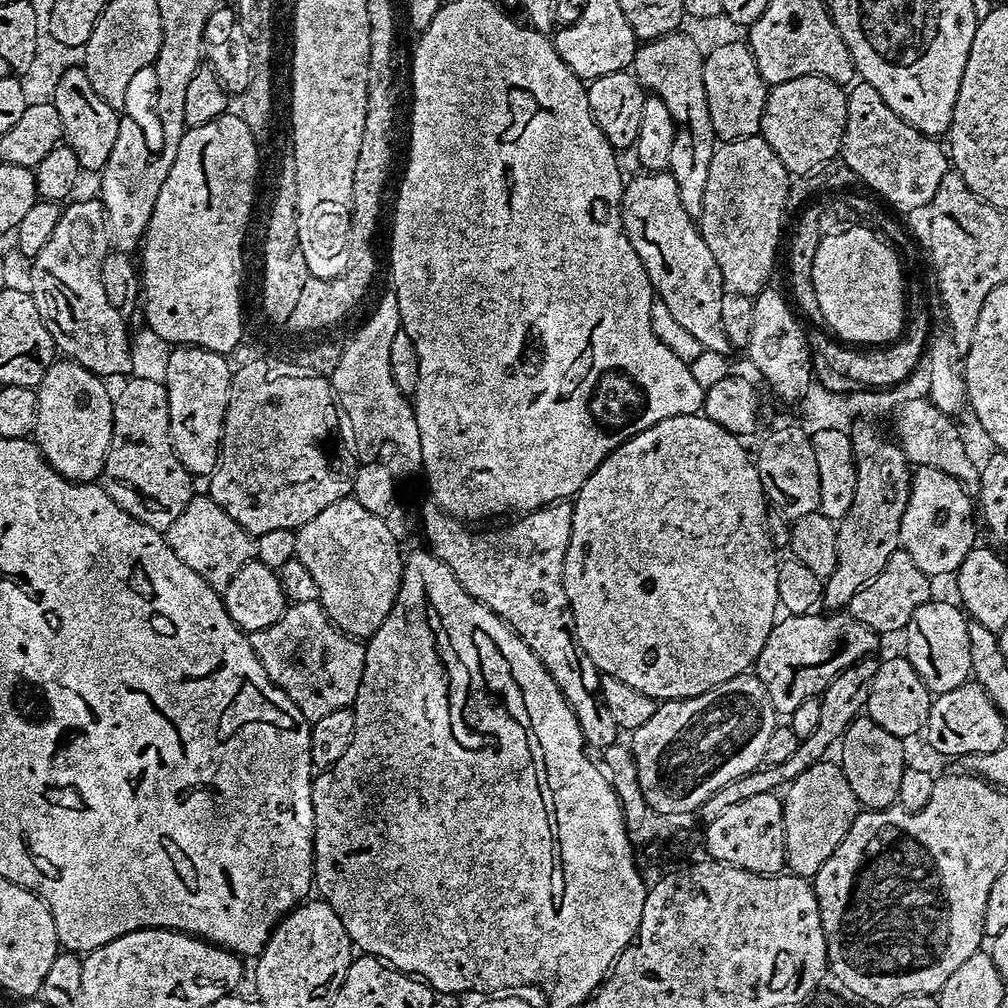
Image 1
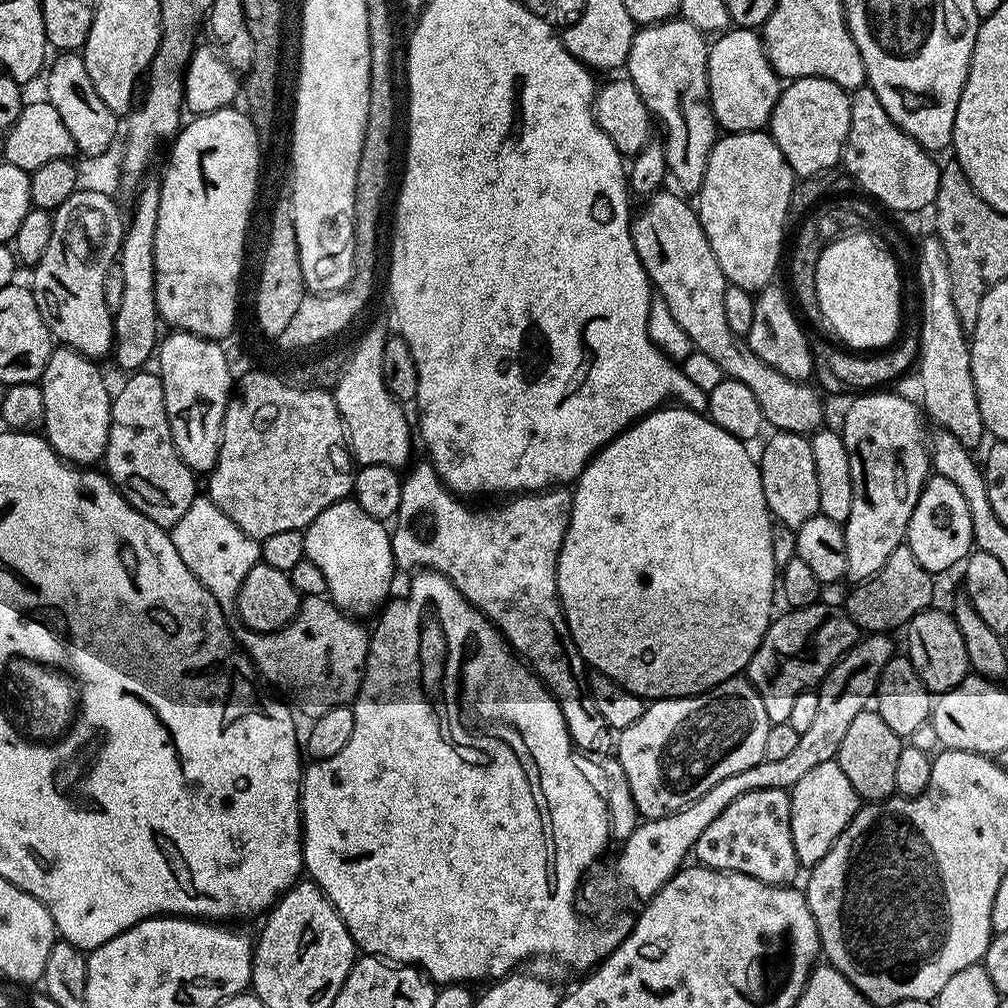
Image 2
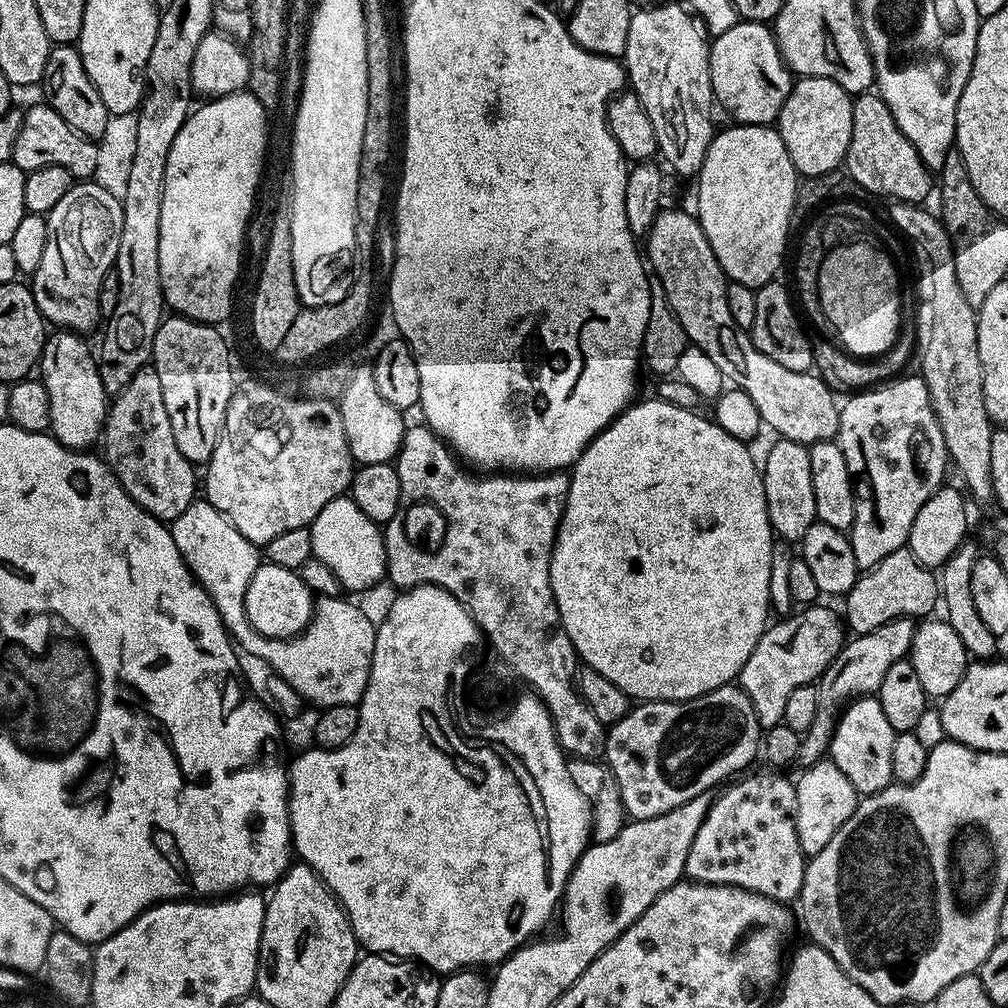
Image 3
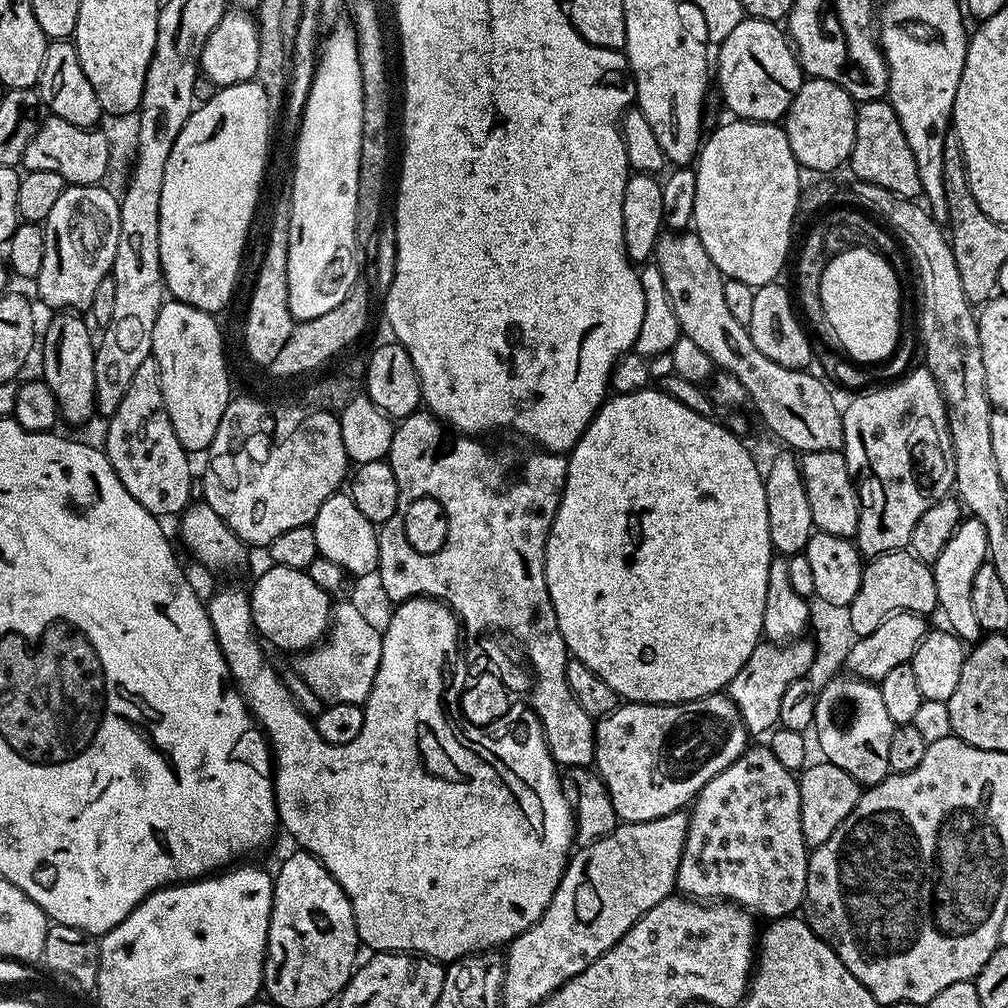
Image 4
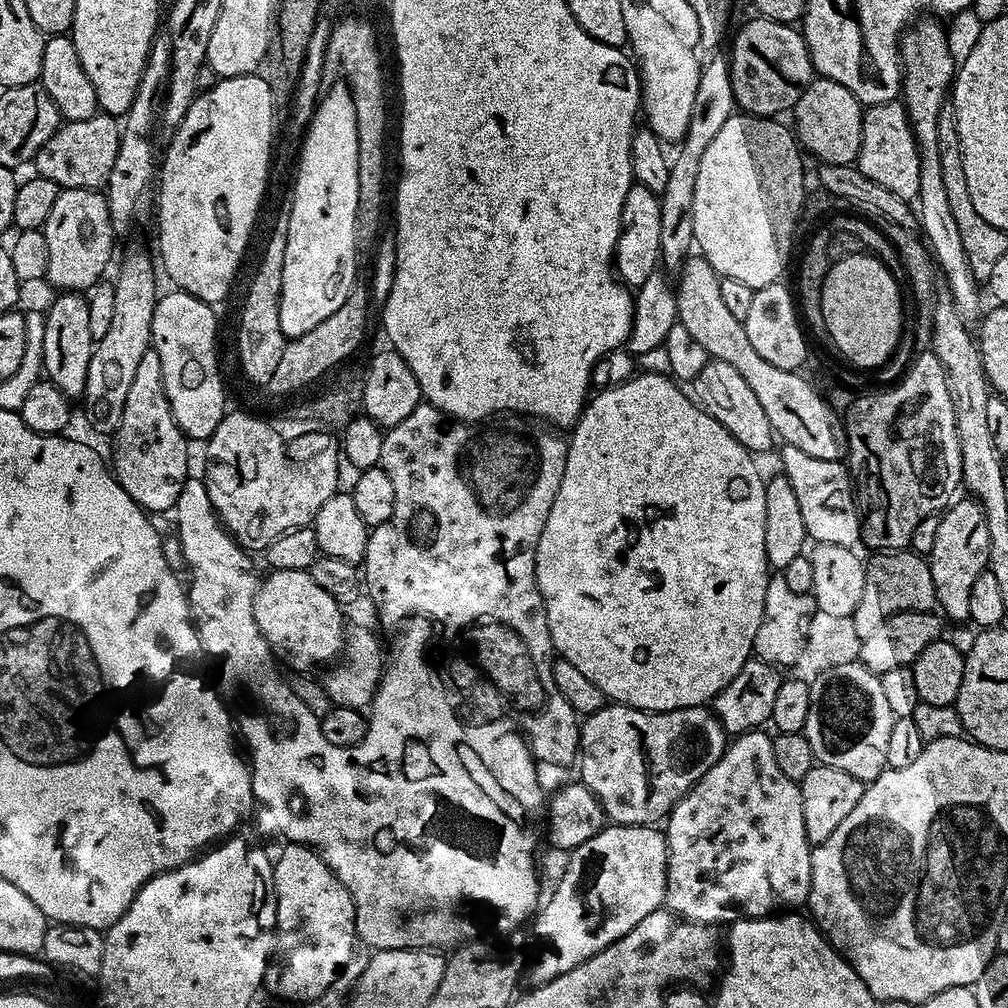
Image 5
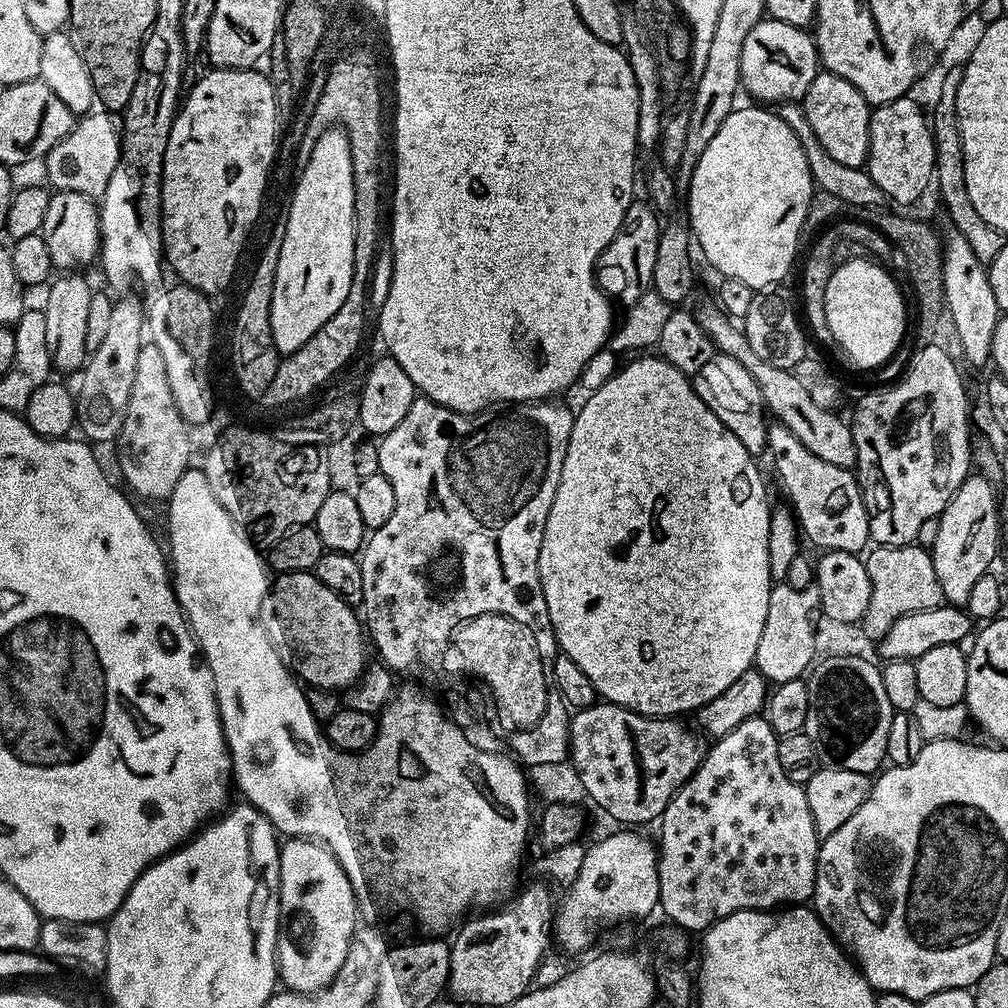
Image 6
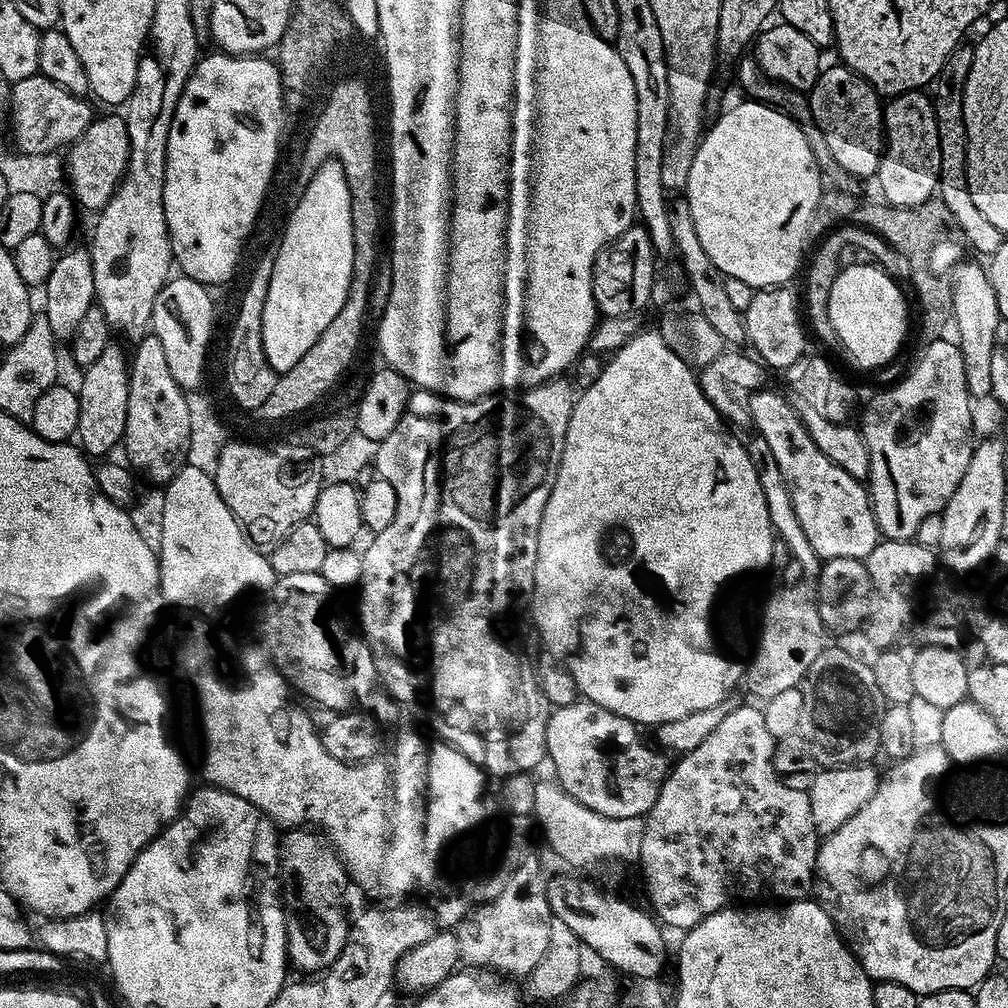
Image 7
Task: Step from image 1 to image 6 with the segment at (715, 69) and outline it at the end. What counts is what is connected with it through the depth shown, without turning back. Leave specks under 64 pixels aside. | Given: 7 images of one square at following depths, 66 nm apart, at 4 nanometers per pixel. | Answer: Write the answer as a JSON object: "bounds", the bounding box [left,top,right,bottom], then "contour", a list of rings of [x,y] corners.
{"bounds":[741,18,818,102],"contour":[[[763,18],[750,30],[742,45],[741,78],[743,91],[753,96],[753,101],[800,102],[810,82],[818,71],[818,53],[815,39],[805,29]]]}

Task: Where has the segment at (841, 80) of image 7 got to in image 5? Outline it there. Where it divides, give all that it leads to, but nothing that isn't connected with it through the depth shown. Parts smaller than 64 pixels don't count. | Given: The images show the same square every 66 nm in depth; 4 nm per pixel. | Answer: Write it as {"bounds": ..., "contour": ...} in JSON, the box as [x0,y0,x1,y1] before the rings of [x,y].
{"bounds":[794,79,864,164],"contour":[[[813,79],[802,98],[798,98],[794,115],[794,135],[809,157],[817,156],[817,161],[826,164],[852,164],[855,161],[862,142],[864,108],[846,86],[833,80]]]}

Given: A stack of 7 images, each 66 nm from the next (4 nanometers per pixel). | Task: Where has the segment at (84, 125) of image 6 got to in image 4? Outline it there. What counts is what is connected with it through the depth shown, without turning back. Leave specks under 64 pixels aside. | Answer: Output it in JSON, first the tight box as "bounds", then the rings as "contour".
{"bounds":[23,115,112,185],"contour":[[[49,115],[41,119],[40,129],[30,138],[30,146],[26,146],[23,167],[29,172],[34,170],[51,170],[54,174],[62,174],[65,185],[100,184],[108,172],[108,159],[112,156],[112,148],[108,145],[108,136],[100,132],[99,127],[83,128],[73,126],[71,122],[62,122],[62,118]]]}

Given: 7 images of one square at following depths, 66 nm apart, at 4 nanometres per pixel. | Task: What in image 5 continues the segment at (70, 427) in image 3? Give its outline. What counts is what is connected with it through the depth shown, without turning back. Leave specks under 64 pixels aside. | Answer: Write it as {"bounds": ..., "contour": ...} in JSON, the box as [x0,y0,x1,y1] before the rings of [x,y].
{"bounds":[43,292,94,398],"contour":[[[64,292],[45,315],[45,350],[43,375],[69,398],[80,398],[86,386],[86,370],[90,370],[90,358],[94,341],[90,334],[90,310],[87,299],[79,292]]]}

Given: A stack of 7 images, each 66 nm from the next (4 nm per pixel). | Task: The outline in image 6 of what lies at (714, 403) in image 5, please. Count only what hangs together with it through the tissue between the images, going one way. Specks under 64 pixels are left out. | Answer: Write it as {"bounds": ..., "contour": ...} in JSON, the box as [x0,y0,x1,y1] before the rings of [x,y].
{"bounds":[691,353,768,458],"contour":[[[715,353],[698,372],[691,377],[692,388],[717,415],[718,420],[741,442],[754,458],[765,453],[768,445],[768,422],[761,391],[753,375],[732,355]]]}

